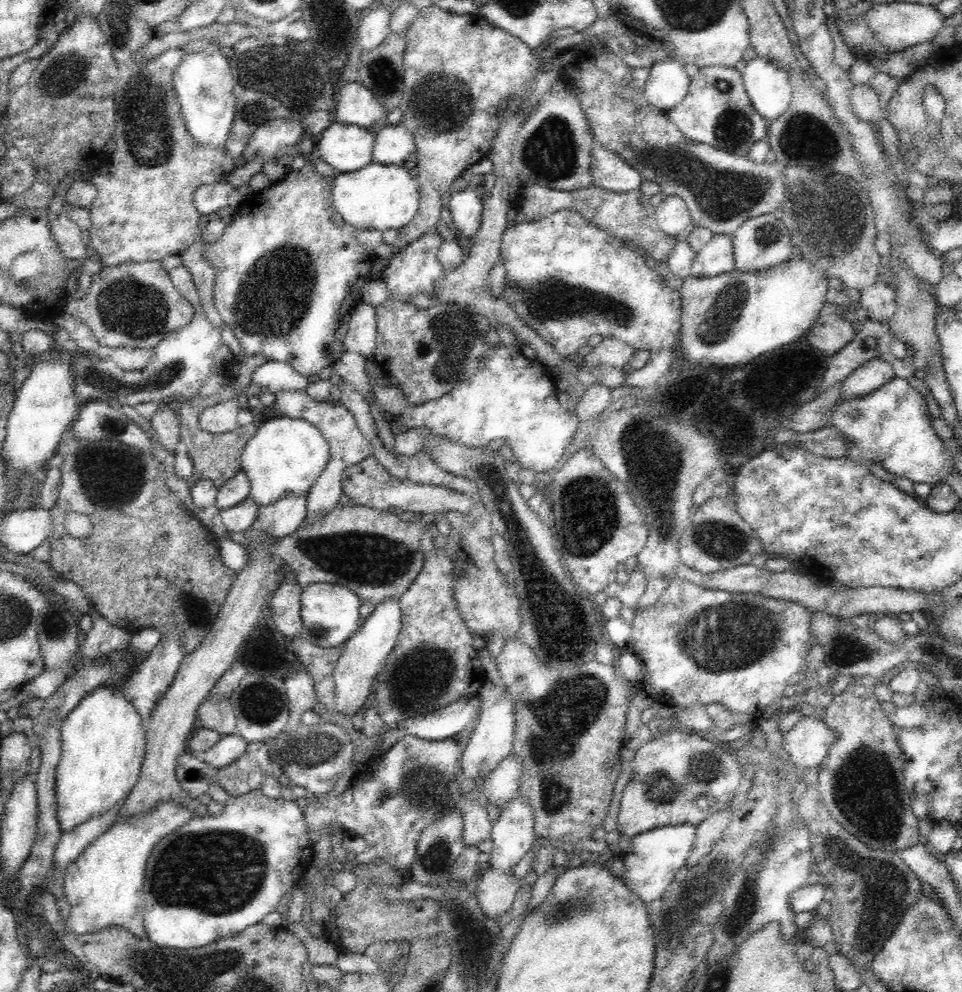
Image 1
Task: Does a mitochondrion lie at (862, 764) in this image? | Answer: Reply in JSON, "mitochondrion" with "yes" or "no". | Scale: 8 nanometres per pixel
{"mitochondrion":"yes"}

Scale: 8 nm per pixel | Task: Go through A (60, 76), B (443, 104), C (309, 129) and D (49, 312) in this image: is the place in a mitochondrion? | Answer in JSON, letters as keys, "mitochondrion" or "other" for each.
{"A":"mitochondrion","B":"mitochondrion","C":"other","D":"other"}

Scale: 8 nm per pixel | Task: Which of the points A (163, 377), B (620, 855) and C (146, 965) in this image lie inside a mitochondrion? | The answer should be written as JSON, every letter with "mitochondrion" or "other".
{"A":"mitochondrion","B":"other","C":"mitochondrion"}

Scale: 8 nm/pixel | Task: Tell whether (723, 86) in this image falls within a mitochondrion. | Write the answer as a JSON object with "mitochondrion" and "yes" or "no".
{"mitochondrion":"yes"}

